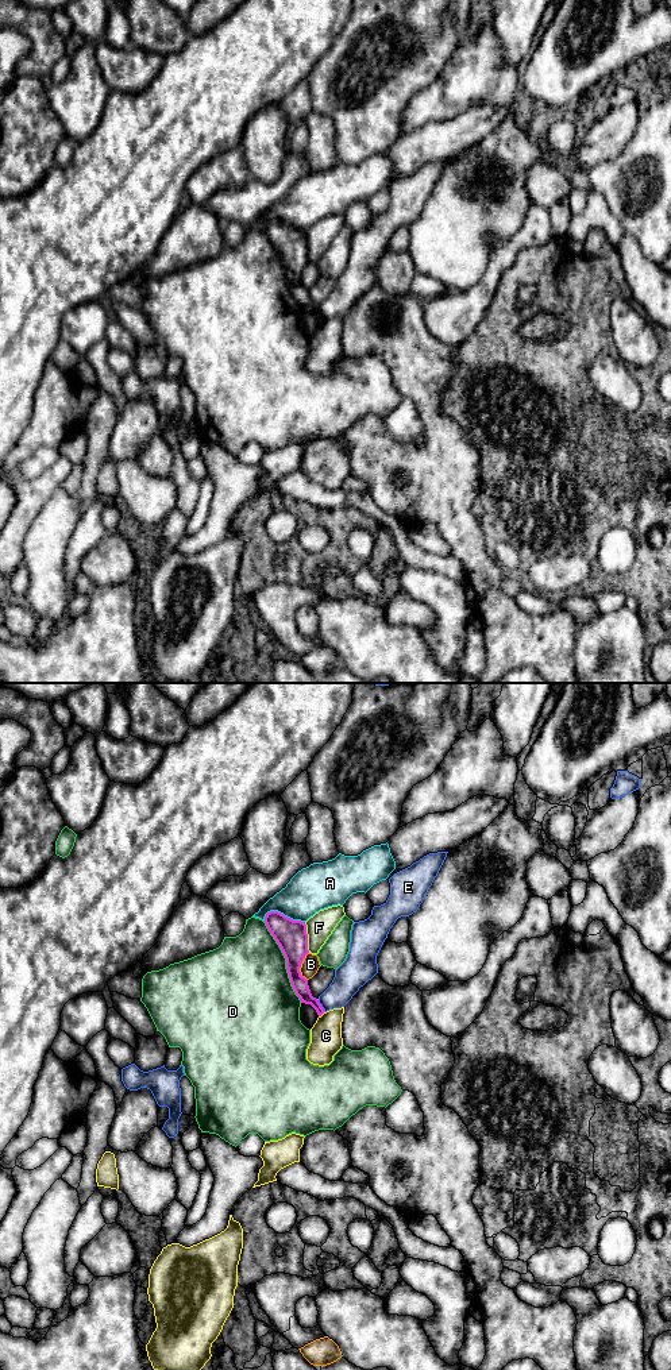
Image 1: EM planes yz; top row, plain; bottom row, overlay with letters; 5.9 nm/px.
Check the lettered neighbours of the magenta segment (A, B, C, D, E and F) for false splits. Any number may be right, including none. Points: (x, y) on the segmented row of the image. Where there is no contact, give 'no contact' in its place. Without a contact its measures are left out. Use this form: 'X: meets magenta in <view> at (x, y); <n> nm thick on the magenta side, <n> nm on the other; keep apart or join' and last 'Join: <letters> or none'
A: meets magenta in yz at (282, 914); 180 nm thick on the magenta side, 260 nm on the other; keep apart
B: meets magenta in yz at (300, 967); 180 nm thick on the magenta side, 110 nm on the other; keep apart
C: meets magenta in yz at (321, 1014); 100 nm thick on the magenta side, 190 nm on the other; keep apart
D: meets magenta in yz at (286, 961); 180 nm thick on the magenta side, 480 nm on the other; keep apart
E: meets magenta in yz at (320, 1006); 100 nm thick on the magenta side, 180 nm on the other; keep apart
F: meets magenta in yz at (307, 937); 180 nm thick on the magenta side, 160 nm on the other; keep apart
Join: none

